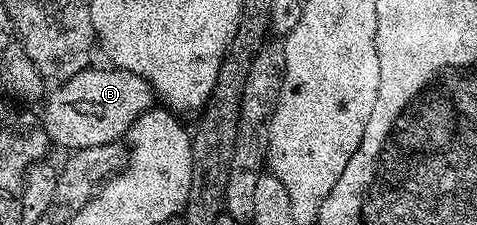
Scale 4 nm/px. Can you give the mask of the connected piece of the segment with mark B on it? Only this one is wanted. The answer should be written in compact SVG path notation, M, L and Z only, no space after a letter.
M103 66L83 68L74 78L57 83L47 93L43 105L44 133L53 145L67 150L115 144L127 137L130 126L143 112L154 104L154 93L150 85L138 74L130 74L121 68Z

